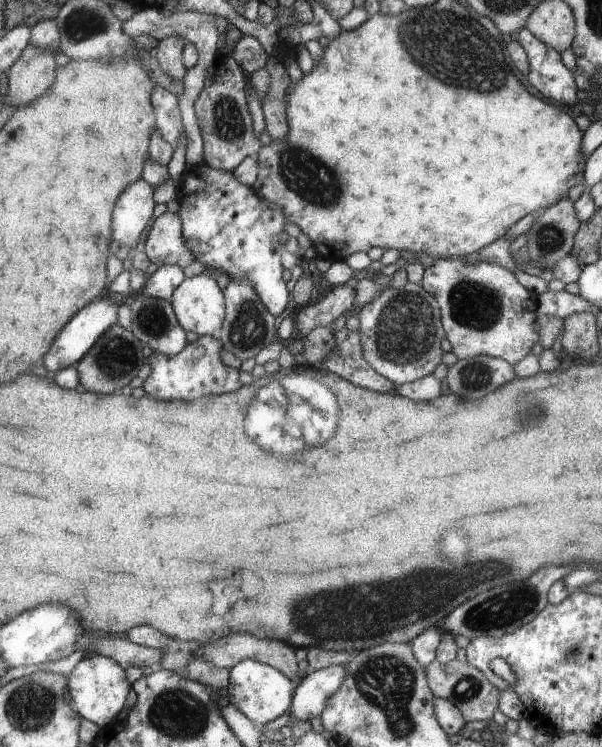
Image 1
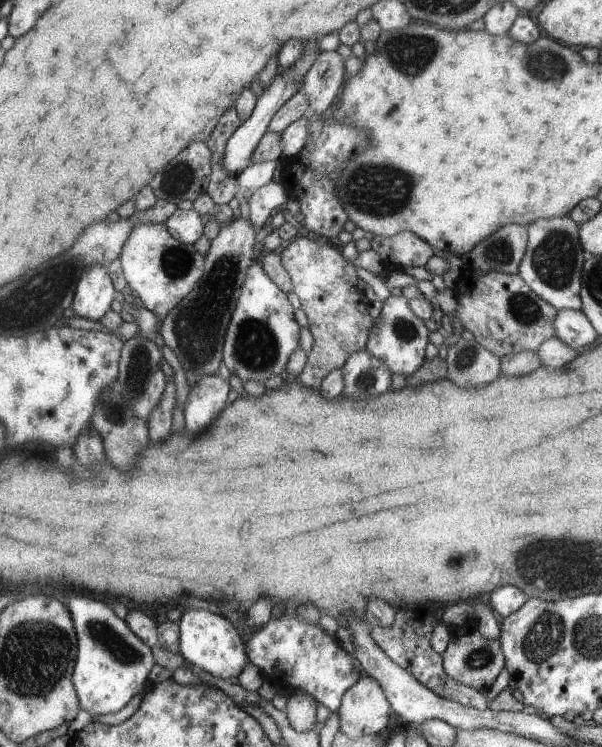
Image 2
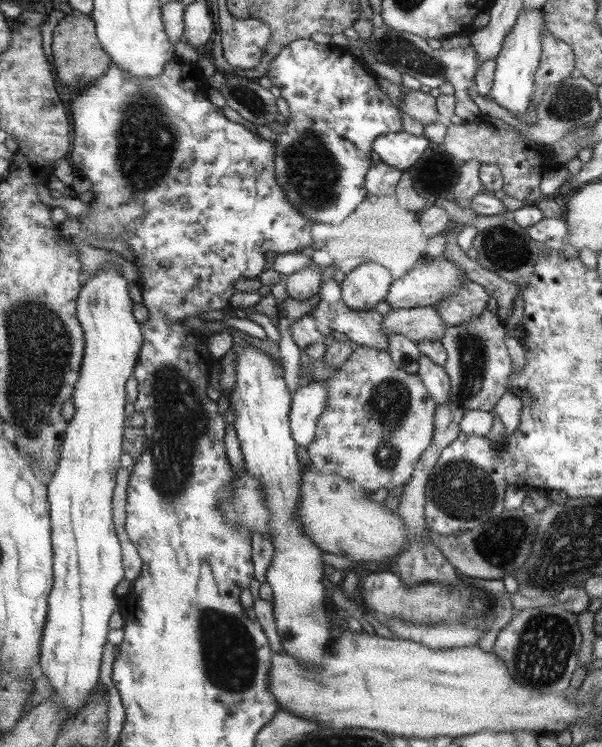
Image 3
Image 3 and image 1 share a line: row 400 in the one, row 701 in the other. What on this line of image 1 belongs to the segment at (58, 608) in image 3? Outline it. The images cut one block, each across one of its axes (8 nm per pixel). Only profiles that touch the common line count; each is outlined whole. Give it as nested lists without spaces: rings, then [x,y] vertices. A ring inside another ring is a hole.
[[[101,654],[83,657],[66,676],[68,678],[68,692],[77,714],[82,718],[95,722],[99,728],[109,724],[109,720],[123,708],[125,696],[129,690],[129,683],[125,680],[124,667]]]

